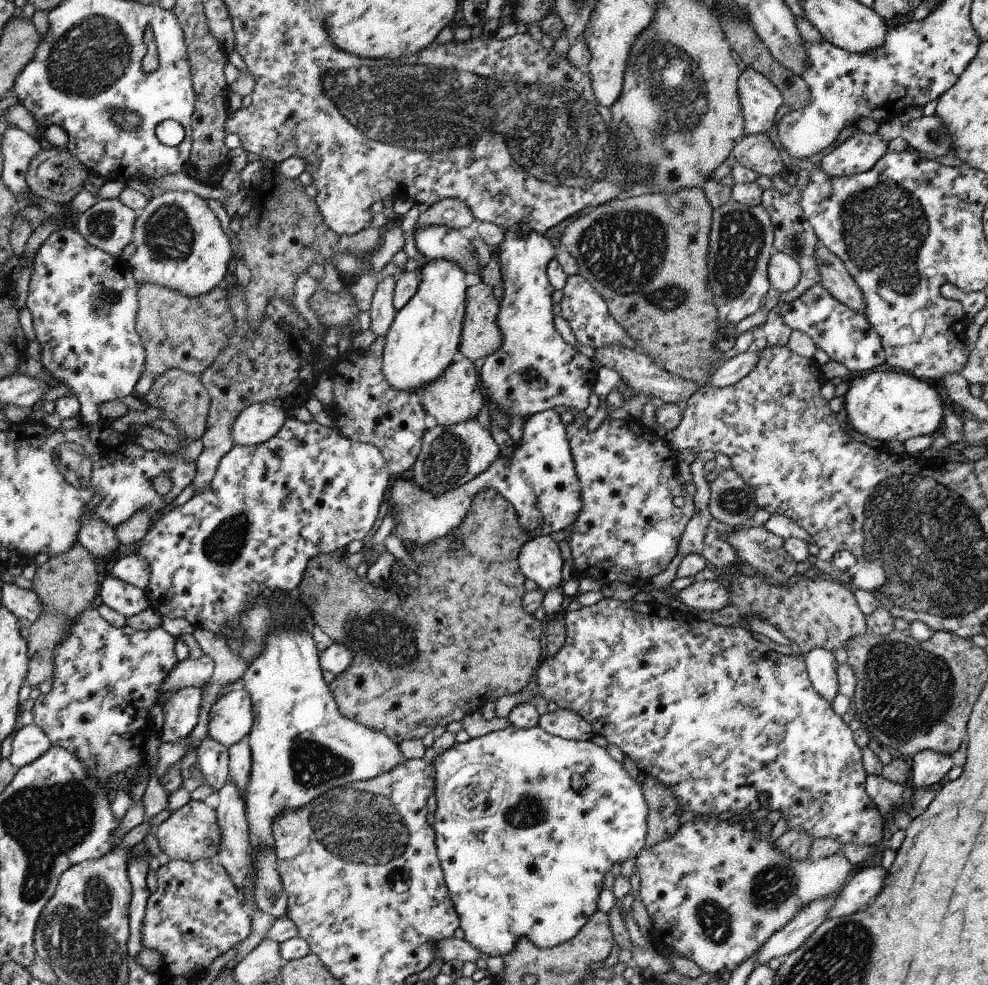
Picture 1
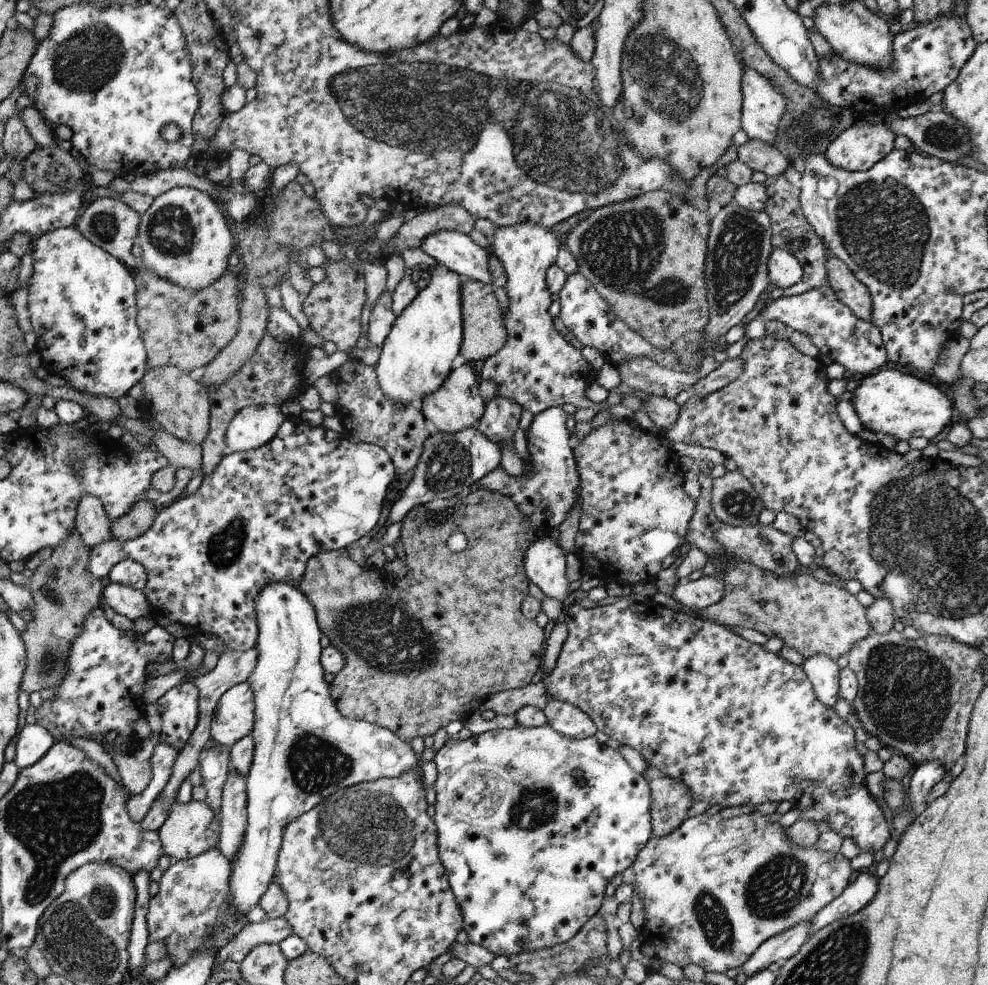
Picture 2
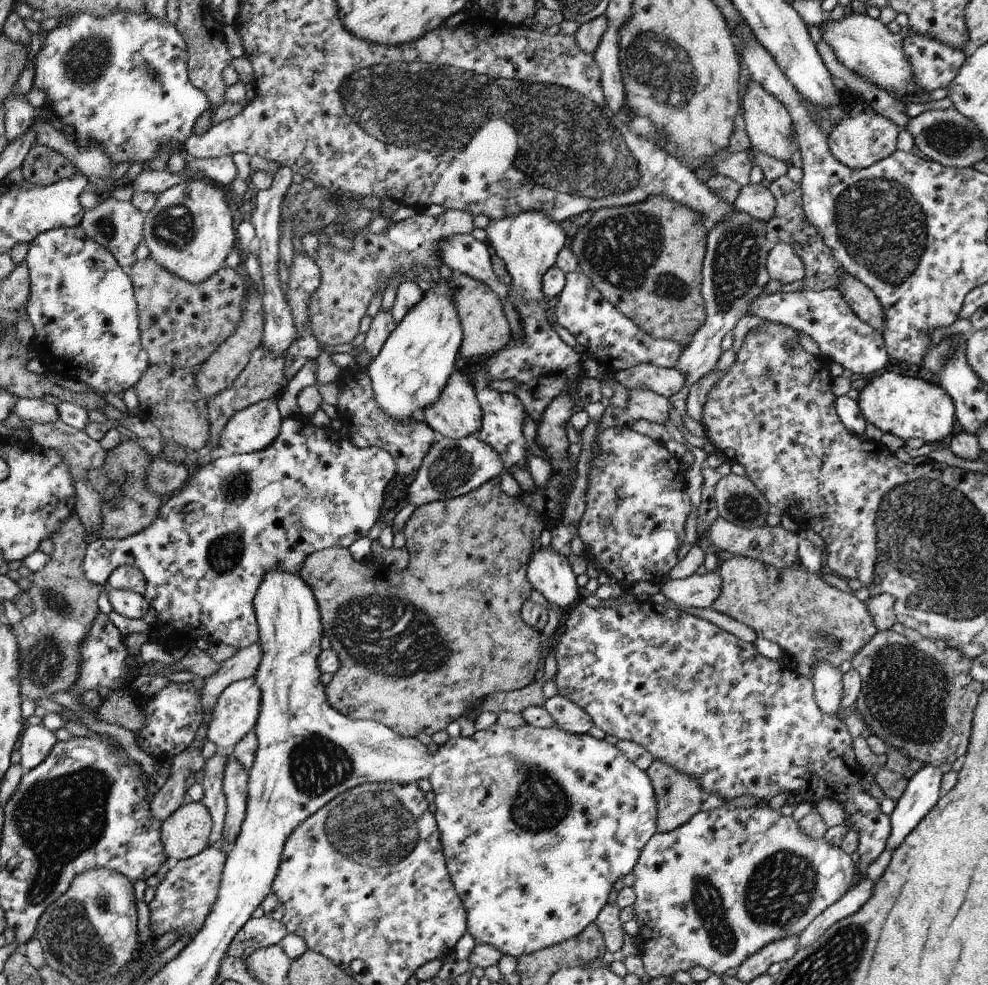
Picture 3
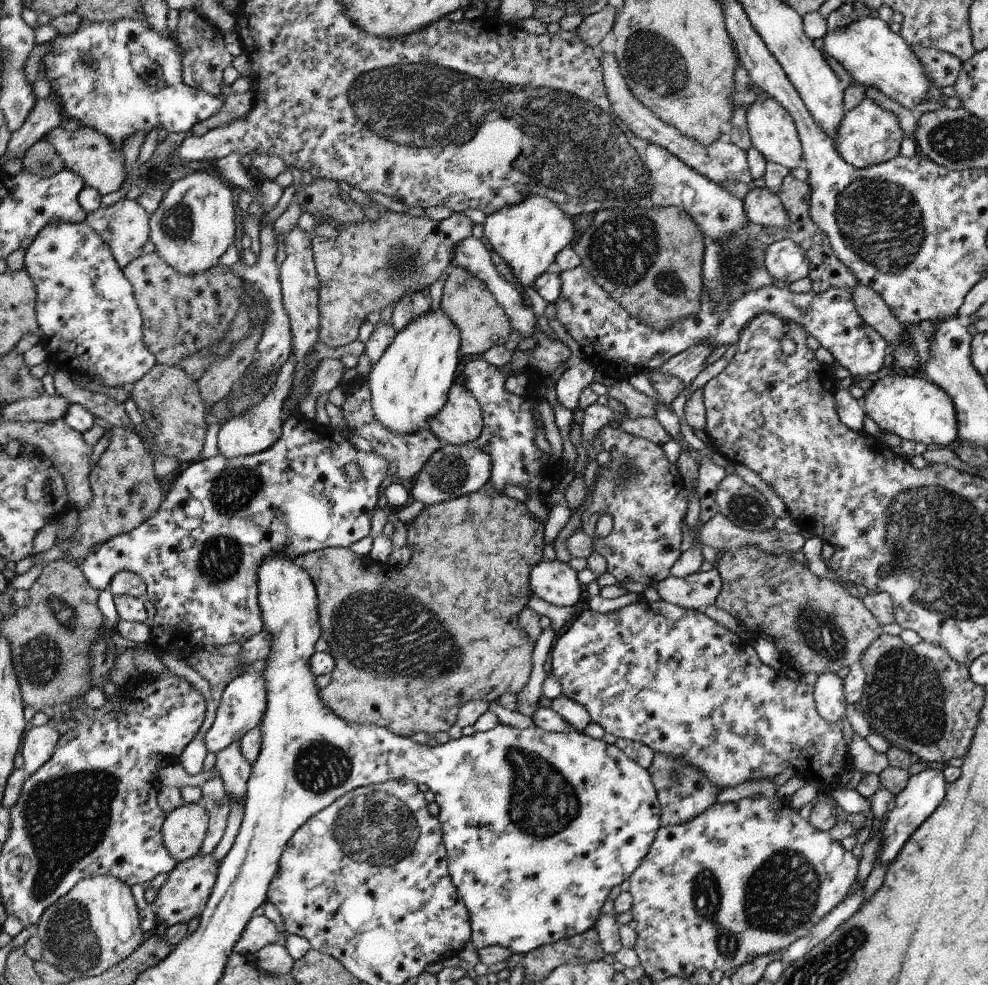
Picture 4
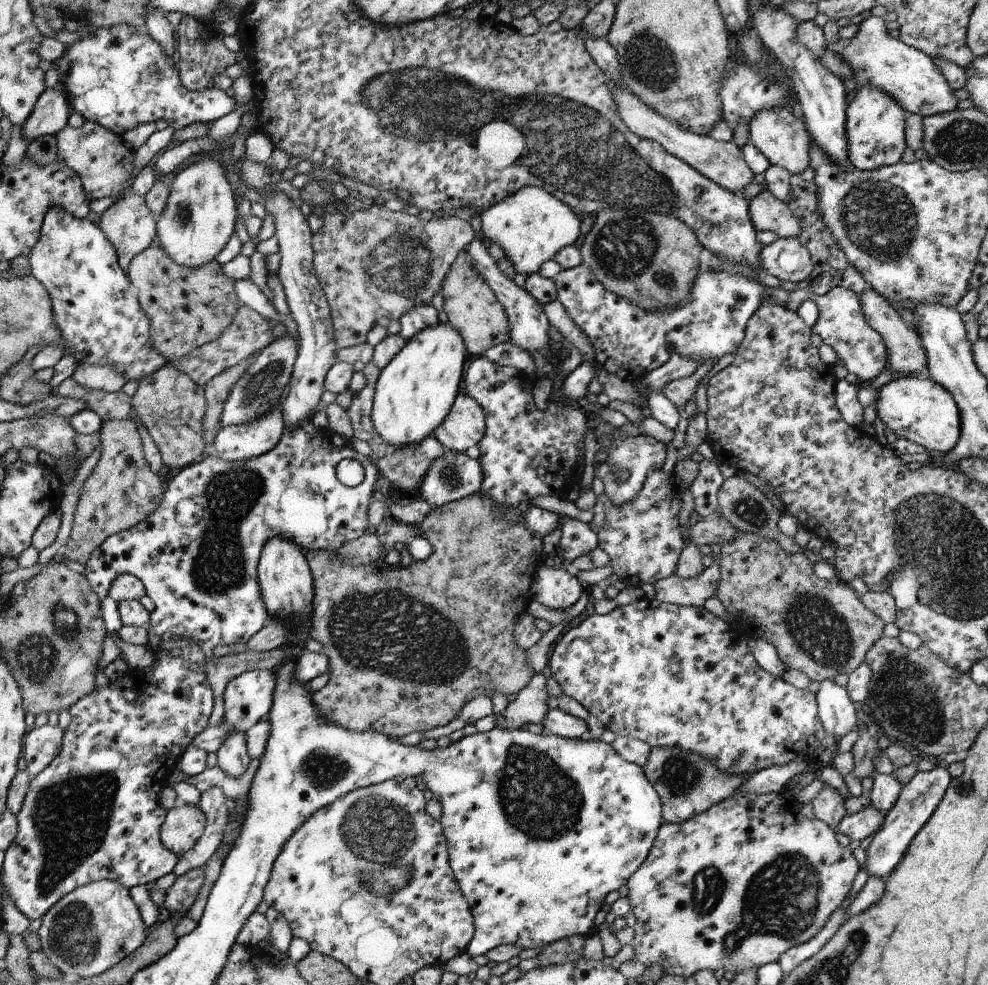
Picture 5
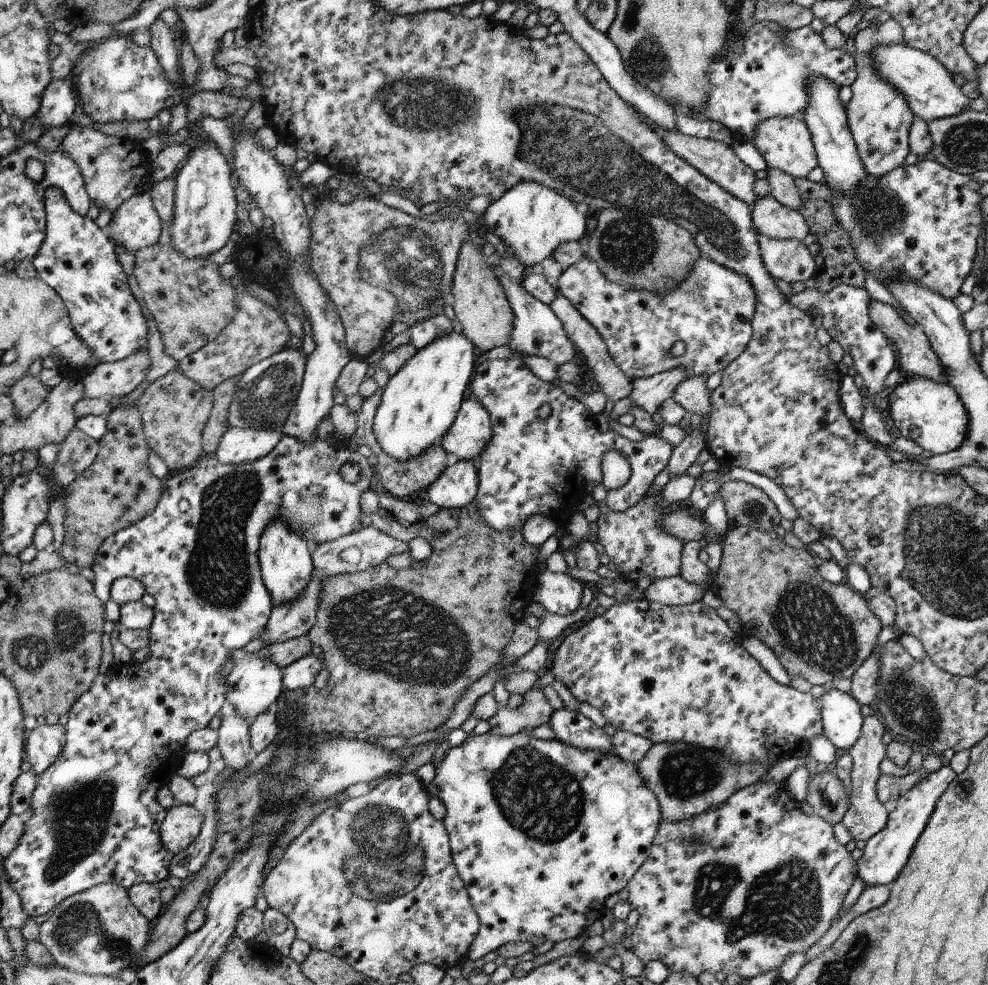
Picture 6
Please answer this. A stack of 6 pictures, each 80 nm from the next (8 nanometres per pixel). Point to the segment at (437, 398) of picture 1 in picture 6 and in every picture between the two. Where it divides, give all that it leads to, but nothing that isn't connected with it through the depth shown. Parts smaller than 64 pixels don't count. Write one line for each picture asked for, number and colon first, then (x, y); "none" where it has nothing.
2: (457, 404)
3: (457, 414)
4: (460, 421)
5: (465, 427)
6: (470, 433)

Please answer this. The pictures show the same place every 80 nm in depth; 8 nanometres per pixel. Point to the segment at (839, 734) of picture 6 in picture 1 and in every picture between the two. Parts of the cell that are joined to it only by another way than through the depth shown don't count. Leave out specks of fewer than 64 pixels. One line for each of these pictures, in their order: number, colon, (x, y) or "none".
1: (821, 666)
2: (822, 671)
3: (827, 679)
4: (829, 695)
5: (839, 715)

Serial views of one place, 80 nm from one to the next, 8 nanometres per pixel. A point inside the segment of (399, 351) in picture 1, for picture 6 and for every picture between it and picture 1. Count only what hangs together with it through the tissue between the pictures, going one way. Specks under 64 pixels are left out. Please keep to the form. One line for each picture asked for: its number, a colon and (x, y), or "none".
2: (417, 355)
3: (415, 364)
4: (410, 383)
5: (414, 393)
6: (419, 403)

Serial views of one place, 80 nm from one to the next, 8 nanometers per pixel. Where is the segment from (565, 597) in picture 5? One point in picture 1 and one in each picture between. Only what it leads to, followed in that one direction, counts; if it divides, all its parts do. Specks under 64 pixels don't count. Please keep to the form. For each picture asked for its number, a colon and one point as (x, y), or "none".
1: (540, 561)
2: (545, 564)
3: (550, 573)
4: (556, 582)

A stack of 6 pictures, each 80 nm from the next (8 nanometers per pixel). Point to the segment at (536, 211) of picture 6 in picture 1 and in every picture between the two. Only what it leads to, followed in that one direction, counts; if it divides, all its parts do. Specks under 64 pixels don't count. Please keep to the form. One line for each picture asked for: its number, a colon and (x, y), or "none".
1: (534, 370)
2: (536, 368)
3: (542, 366)
4: (528, 236)
5: (531, 226)

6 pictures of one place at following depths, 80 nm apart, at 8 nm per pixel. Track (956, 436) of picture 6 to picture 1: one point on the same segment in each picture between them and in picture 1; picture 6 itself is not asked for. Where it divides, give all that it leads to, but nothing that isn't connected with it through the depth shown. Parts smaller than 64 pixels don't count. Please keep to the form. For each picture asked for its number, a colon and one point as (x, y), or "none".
1: (892, 405)
2: (903, 406)
3: (907, 406)
4: (916, 409)
5: (920, 410)

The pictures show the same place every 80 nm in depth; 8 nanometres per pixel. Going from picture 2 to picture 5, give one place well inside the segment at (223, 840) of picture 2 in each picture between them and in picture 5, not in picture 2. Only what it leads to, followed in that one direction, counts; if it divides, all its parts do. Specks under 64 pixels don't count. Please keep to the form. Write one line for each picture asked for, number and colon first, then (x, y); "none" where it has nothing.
3: (236, 778)
4: (235, 771)
5: (233, 758)

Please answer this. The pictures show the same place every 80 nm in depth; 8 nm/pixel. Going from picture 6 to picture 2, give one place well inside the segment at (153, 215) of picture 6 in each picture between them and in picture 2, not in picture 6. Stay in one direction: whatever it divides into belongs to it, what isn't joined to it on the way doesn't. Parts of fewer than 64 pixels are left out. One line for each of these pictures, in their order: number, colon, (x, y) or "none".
2: (109, 222)
3: (118, 226)
4: (125, 226)
5: (130, 225)

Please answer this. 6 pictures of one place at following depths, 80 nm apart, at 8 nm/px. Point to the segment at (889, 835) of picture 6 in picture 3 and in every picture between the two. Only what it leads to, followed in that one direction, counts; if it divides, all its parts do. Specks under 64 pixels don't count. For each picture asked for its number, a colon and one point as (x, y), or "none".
3: (922, 791)
4: (924, 791)
5: (919, 798)

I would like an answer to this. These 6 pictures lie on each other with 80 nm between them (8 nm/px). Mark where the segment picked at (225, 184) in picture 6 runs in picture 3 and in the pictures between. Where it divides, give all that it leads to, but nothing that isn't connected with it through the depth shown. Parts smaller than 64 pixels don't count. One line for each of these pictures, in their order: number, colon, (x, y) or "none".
3: (190, 230)
4: (193, 226)
5: (200, 216)

